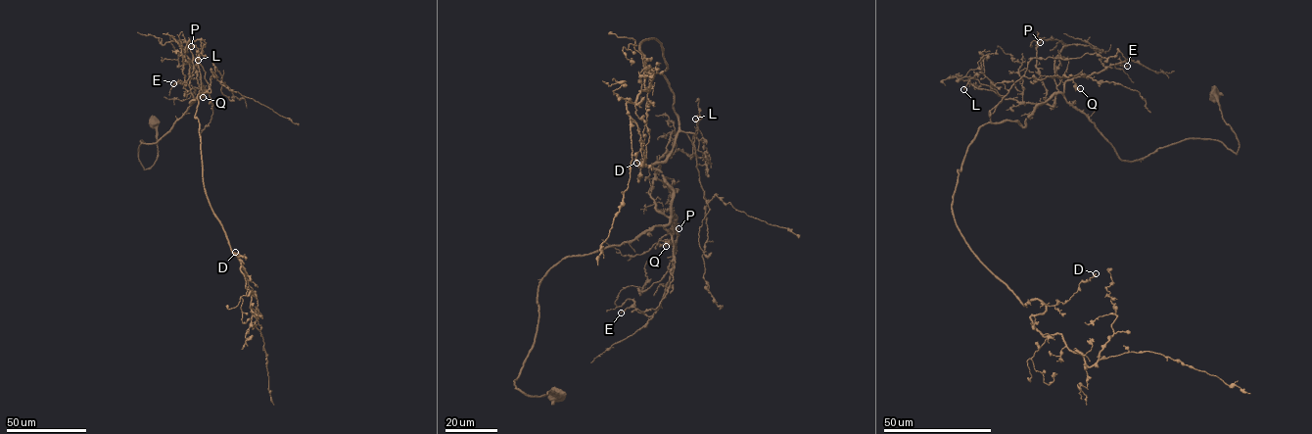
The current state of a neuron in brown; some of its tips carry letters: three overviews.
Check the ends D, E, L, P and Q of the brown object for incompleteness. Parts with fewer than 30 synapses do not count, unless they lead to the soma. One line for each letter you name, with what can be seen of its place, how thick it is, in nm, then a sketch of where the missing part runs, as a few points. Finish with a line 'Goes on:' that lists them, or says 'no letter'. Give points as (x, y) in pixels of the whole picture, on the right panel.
Goes on: no letter

